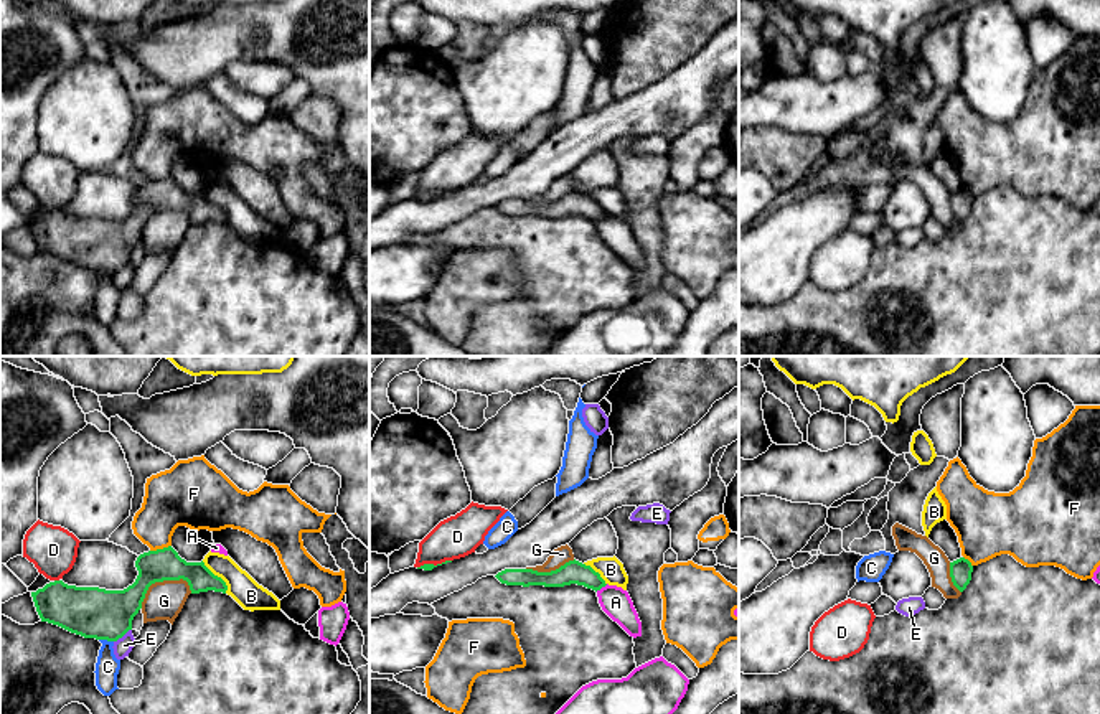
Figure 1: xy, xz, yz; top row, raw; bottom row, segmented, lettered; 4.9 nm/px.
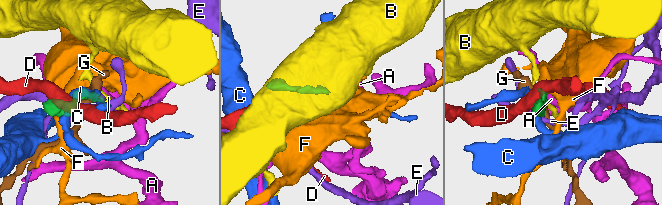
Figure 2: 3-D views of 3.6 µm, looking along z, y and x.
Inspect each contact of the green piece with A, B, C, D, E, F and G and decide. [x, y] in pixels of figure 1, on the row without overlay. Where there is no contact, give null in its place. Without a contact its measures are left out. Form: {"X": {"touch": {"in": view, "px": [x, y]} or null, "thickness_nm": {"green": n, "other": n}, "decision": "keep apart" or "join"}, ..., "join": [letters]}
{"A": {"touch": {"in": "xz", "px": [601, 218]}, "thickness_nm": {"green": 110, "other": 150}, "decision": "keep apart"}, "B": {"touch": {"in": "xy", "px": [216, 206]}, "thickness_nm": {"green": 150, "other": 140}, "decision": "keep apart"}, "C": {"touch": {"in": "xy", "px": [106, 269]}, "thickness_nm": {"green": 260, "other": 120}, "decision": "keep apart"}, "D": {"touch": {"in": "xz", "px": [432, 195]}, "thickness_nm": {"green": 30, "other": 200}, "decision": "keep apart"}, "E": {"touch": {"in": "xy", "px": [122, 266]}, "thickness_nm": {"green": 260, "other": 90}, "decision": "keep apart"}, "F": {"touch": {"in": "xy", "px": [160, 180]}, "thickness_nm": {"green": 160, "other": 260}, "decision": "keep apart"}, "G": {"touch": {"in": "xy", "px": [159, 211]}, "thickness_nm": {"green": 190, "other": 190}, "decision": "keep apart"}, "join": []}

